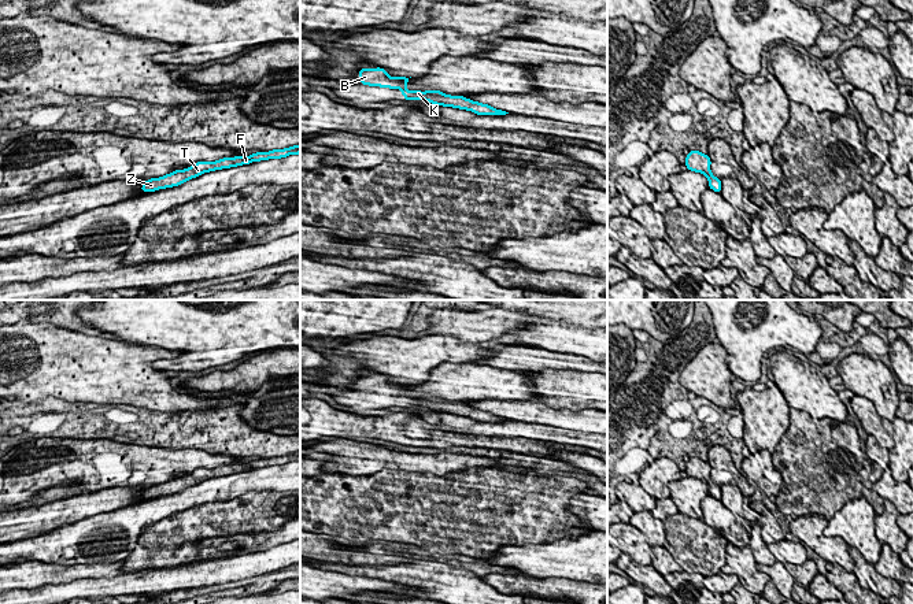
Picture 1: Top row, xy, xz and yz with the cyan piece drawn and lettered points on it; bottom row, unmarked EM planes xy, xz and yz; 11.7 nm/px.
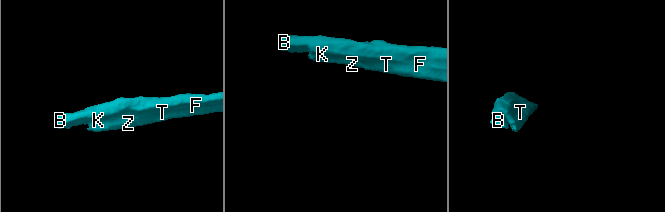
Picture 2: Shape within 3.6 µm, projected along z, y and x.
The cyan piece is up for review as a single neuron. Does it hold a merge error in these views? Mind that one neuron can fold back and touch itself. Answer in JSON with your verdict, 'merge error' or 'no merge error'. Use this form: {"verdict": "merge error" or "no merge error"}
{"verdict": "no merge error"}

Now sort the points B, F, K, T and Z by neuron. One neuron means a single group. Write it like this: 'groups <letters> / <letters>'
groups B F K T Z

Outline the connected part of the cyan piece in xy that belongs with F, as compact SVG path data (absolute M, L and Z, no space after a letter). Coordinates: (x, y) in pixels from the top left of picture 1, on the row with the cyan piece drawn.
M300 144L293 145L284 149L273 149L269 152L256 152L249 156L234 156L234 158L223 158L215 162L196 162L192 167L184 168L184 170L175 170L170 174L166 174L159 178L151 178L145 181L141 186L141 190L155 192L159 189L173 188L178 186L192 178L196 178L204 173L222 170L222 168L230 168L237 167L243 164L249 164L252 162L260 162L260 160L269 160L269 159L281 159L287 158L289 155L299 155L300 153Z

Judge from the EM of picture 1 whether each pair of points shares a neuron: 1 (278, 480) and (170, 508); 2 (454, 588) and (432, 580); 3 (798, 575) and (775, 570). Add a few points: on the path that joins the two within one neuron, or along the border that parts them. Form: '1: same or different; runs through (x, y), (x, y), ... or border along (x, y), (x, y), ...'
1: same; runs through (251, 480), (198, 495)
2: same; runs through (448, 585), (437, 581)
3: different; border along (777, 560), (795, 581)

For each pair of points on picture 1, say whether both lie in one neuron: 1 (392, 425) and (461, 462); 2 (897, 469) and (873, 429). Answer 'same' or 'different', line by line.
1: different
2: different

